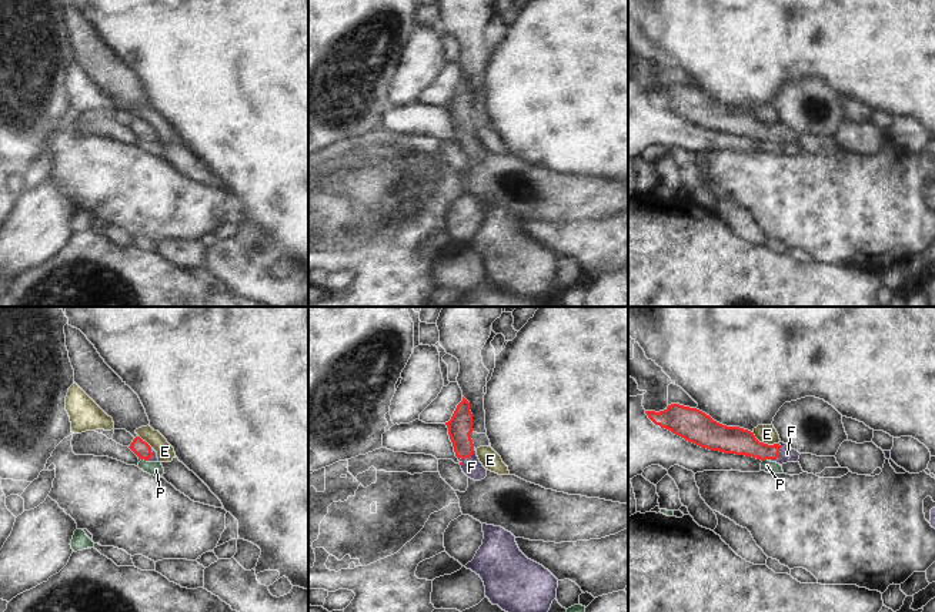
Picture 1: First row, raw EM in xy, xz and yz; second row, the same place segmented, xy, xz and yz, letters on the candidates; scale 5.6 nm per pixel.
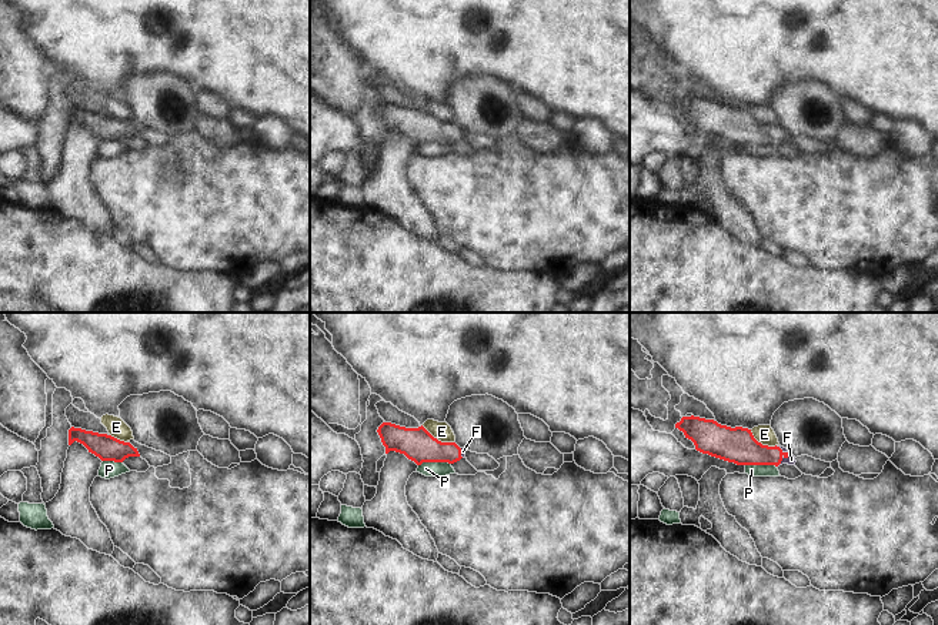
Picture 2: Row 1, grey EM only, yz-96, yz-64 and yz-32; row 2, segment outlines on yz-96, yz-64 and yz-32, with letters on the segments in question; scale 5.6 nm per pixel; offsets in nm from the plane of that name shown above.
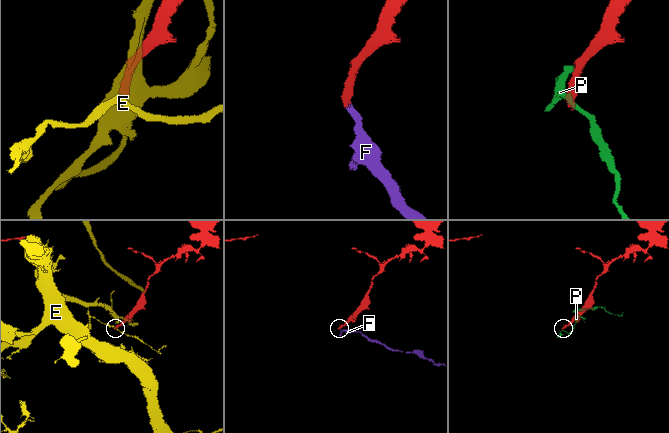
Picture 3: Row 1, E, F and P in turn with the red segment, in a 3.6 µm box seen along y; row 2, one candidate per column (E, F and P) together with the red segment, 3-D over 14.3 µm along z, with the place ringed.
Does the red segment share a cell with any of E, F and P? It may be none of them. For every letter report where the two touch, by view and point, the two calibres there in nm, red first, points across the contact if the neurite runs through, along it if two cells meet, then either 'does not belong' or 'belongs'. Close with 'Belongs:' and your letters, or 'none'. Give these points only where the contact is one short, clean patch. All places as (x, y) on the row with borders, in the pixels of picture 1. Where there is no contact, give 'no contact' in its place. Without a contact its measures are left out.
E: meets red in yz at (762, 442); 160 nm thick on the red side, 110 nm on the other; border along yz (752, 432), (760, 441), (777, 444); does not belong
F: meets red in xz at (467, 457); 140 nm thick on the red side, 110 nm on the other; runs through xz (460, 427), (460, 437), (467, 457), (471, 467); belongs
P: meets red in xy at (144, 460); 90 nm thick on the red side, 80 nm on the other; border along xy (142, 458), (146, 461); does not belong
Belongs: F

